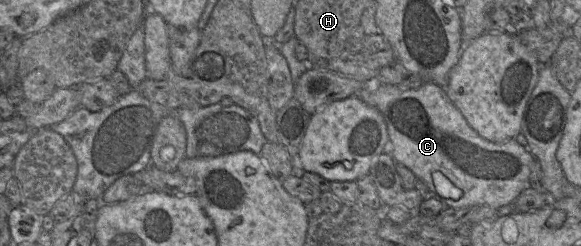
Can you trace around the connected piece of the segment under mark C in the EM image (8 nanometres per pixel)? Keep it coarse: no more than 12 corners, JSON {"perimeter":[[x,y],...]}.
{"perimeter":[[381,83],[392,158],[451,208],[513,203],[531,152],[470,127],[445,88]]}

